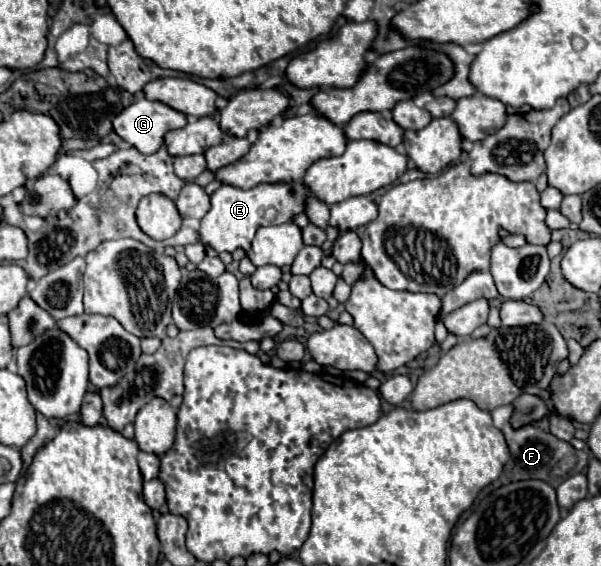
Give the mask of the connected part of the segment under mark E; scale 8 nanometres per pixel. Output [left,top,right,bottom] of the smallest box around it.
[199,181,309,253]

